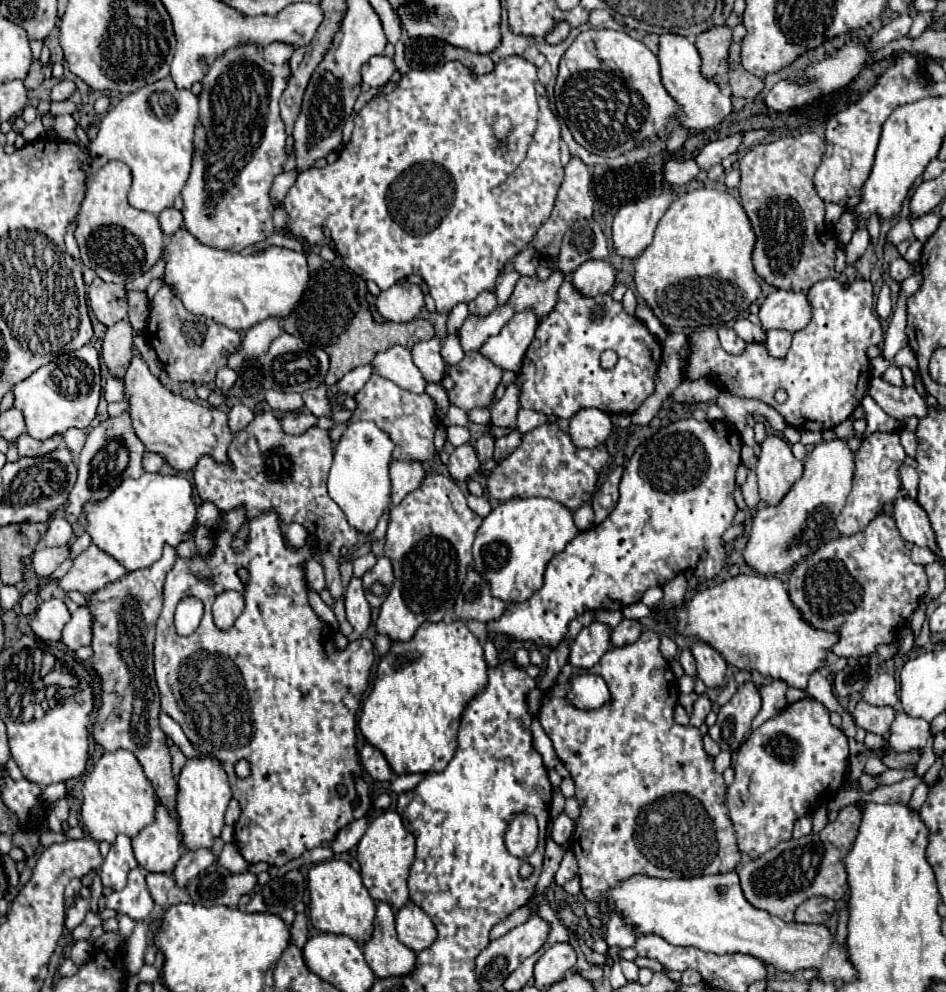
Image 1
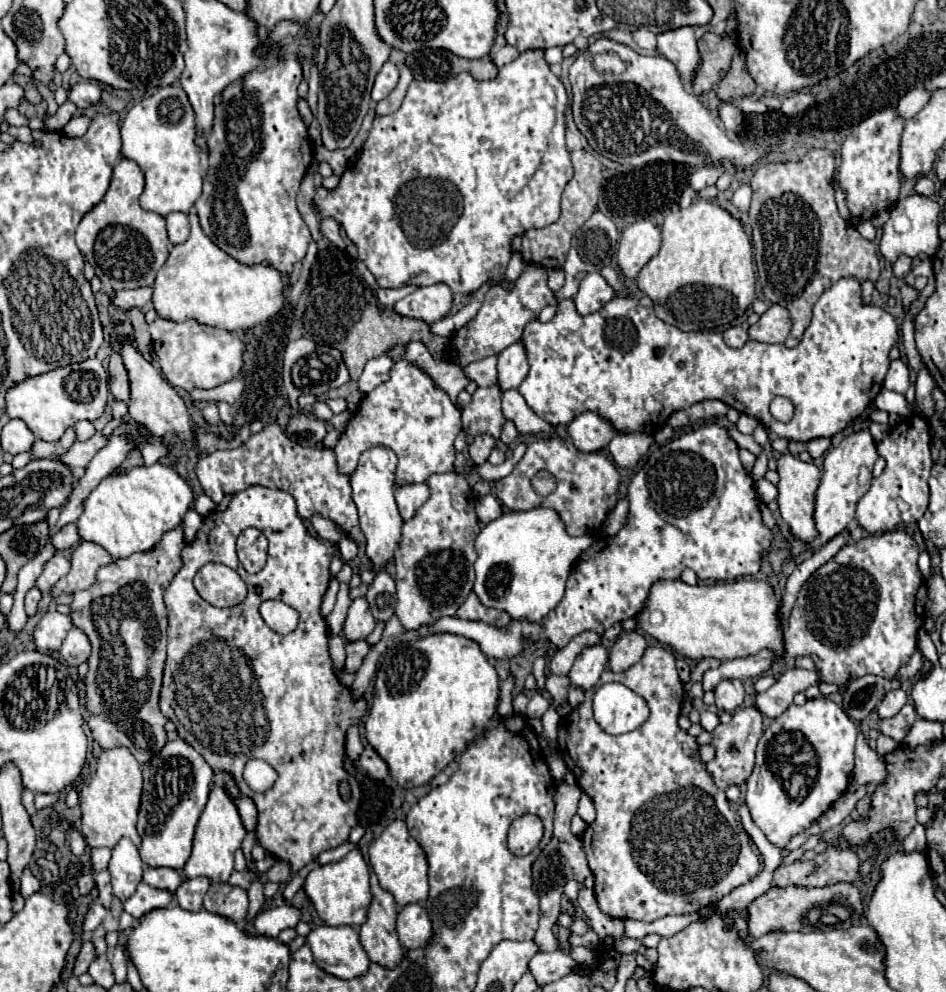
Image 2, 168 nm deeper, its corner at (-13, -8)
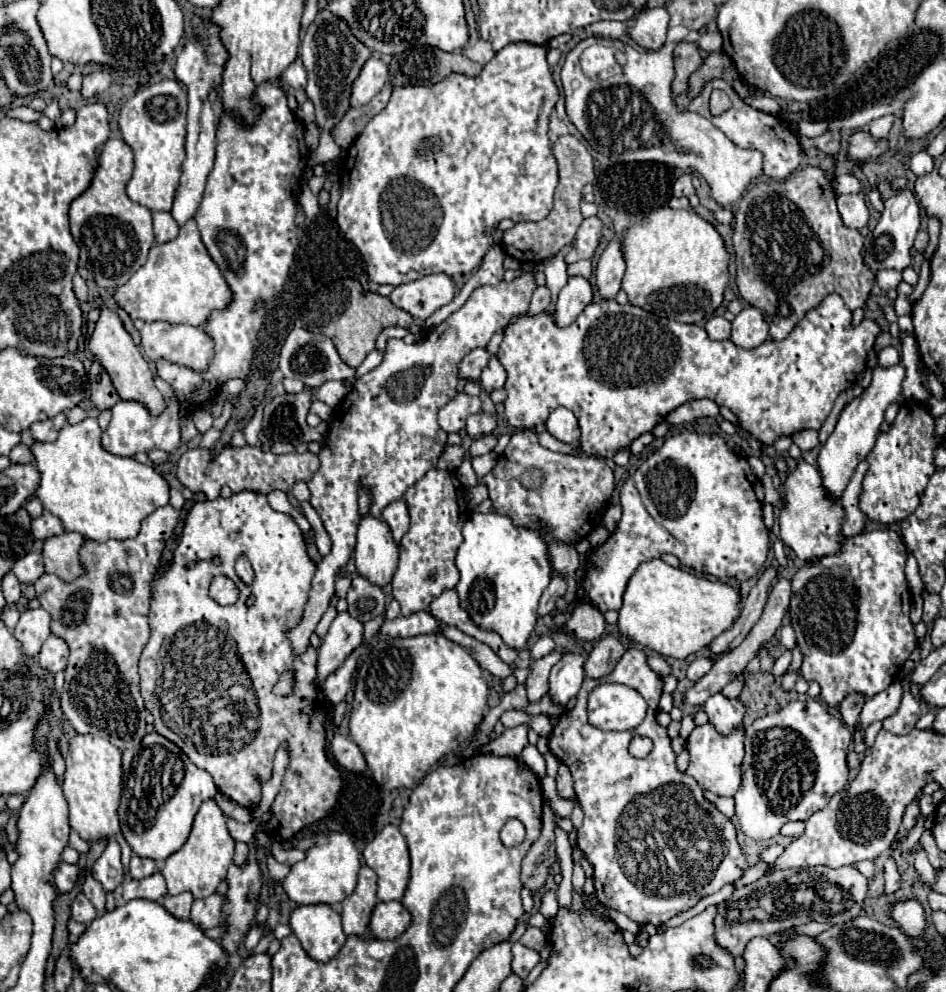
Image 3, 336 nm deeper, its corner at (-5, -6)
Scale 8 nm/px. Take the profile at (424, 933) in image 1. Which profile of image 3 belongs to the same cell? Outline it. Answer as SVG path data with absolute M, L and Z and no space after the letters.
M378 902L372 910L368 930L374 938L392 940L410 926L410 912L400 902Z

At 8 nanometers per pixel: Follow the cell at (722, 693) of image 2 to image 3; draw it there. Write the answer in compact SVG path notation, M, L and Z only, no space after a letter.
M714 694L712 698L708 698L704 704L704 712L708 714L710 724L720 736L732 734L732 730L736 730L744 718L744 706L740 704L740 700L730 700L722 694Z

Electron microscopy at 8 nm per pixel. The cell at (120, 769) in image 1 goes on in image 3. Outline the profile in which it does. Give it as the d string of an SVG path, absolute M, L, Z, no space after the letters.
M76 734L70 740L68 756L66 756L66 772L64 772L64 796L68 802L68 824L74 828L84 840L92 842L96 838L108 836L116 838L122 846L122 860L128 872L128 862L132 858L132 848L126 844L120 824L118 824L118 804L120 804L120 786L122 786L122 752L112 746L106 738L92 734Z

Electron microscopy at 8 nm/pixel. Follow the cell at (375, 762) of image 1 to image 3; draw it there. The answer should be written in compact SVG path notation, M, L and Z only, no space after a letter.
M334 734L332 742L330 742L330 752L342 768L346 768L350 772L366 770L366 760L362 756L362 750L350 738L346 738L342 734Z

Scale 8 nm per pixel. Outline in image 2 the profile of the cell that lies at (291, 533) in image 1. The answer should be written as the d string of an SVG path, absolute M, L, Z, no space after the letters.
M314 516L310 522L312 522L316 534L318 534L320 538L328 540L328 542L338 542L338 540L344 538L344 534L340 532L340 528L338 528L334 522L330 522L330 520L322 518L322 516Z

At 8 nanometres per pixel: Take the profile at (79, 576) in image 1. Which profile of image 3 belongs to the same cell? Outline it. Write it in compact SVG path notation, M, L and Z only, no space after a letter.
M64 532L60 536L52 536L44 540L42 558L44 558L46 572L56 574L66 582L76 578L82 572L82 566L78 562L78 550L82 542L84 538L72 532Z

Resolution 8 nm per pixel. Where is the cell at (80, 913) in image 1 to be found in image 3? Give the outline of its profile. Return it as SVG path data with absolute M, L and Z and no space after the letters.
M82 892L72 902L72 918L82 924L90 924L96 918L96 910L94 910L92 902Z

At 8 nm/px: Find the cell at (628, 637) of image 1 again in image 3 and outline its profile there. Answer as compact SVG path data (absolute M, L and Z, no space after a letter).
M614 636L600 638L596 642L596 646L592 648L592 652L588 654L588 660L584 664L584 674L588 678L602 678L602 676L610 674L614 664L622 658L624 650L626 648L620 644L618 638L614 638Z

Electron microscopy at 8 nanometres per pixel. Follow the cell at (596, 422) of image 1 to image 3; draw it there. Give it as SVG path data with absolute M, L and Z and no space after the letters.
M556 408L548 420L546 420L546 430L558 438L560 442L574 444L580 440L580 426L576 416L568 408Z

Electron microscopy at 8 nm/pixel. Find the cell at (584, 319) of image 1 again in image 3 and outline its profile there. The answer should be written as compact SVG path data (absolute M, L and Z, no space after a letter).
M838 294L826 296L818 308L810 310L788 338L780 342L766 340L752 350L744 350L732 340L714 342L708 338L706 330L696 324L658 318L638 306L620 306L614 300L606 300L606 308L596 302L588 304L568 328L558 328L548 314L524 314L506 328L496 354L508 374L504 416L510 426L532 428L544 424L554 408L564 406L578 418L582 452L610 460L620 448L628 448L634 438L652 432L652 428L680 404L708 398L718 406L726 406L736 416L742 430L750 432L762 444L772 446L780 436L792 436L806 428L820 430L836 396L850 388L866 368L866 352L874 346L878 332L880 328L876 322L868 318L854 328L852 312Z

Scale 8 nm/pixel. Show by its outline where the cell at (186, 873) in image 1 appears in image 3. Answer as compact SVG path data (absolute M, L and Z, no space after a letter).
M182 892L178 896L164 896L162 906L178 920L188 920L190 916L190 906L192 906L192 894L190 892Z

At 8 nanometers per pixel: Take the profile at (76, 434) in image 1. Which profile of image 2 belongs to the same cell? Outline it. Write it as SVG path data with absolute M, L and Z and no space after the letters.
M86 420L78 422L74 426L74 430L76 430L76 436L78 436L80 442L86 442L86 440L90 440L94 436L94 424L92 422L86 422Z

